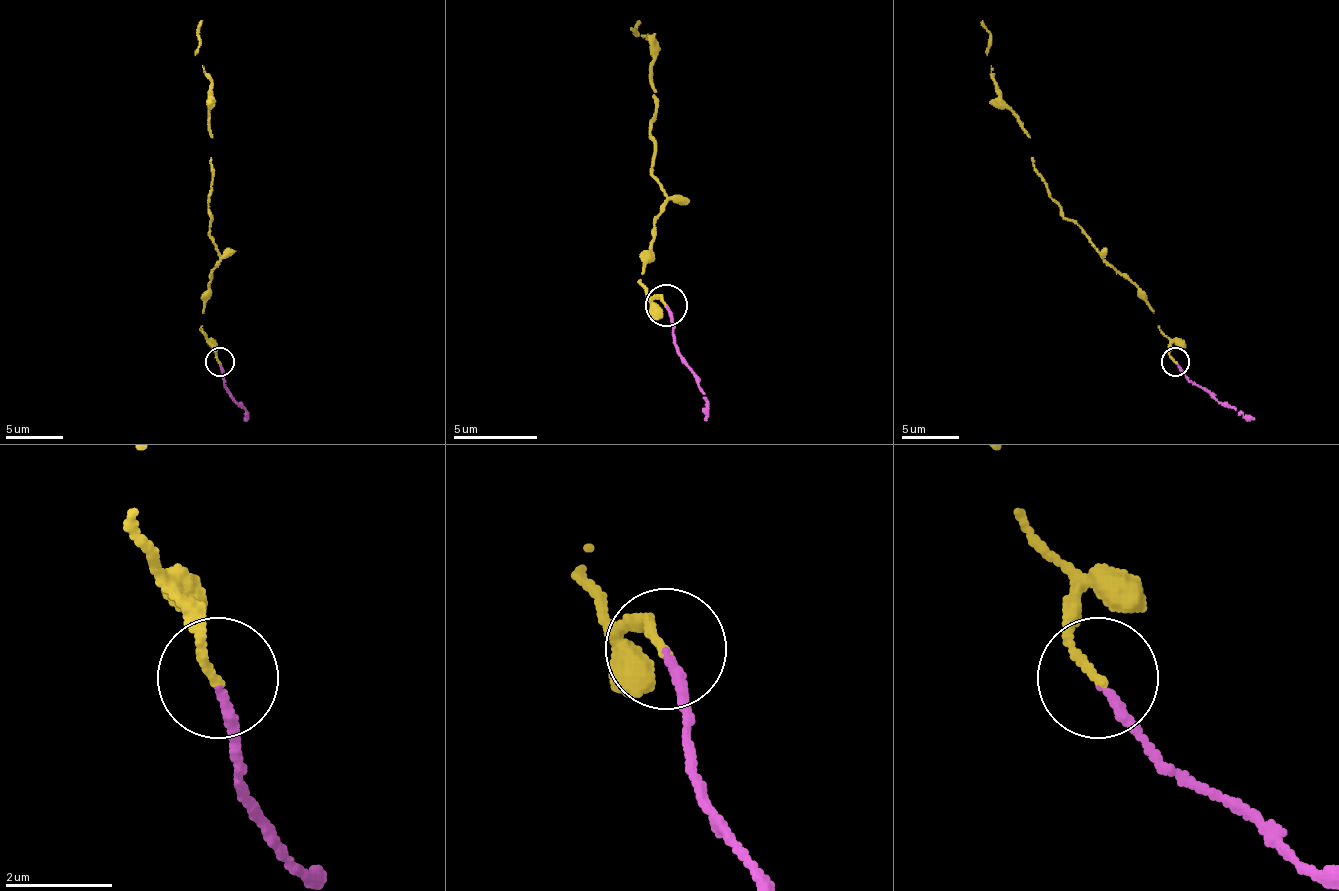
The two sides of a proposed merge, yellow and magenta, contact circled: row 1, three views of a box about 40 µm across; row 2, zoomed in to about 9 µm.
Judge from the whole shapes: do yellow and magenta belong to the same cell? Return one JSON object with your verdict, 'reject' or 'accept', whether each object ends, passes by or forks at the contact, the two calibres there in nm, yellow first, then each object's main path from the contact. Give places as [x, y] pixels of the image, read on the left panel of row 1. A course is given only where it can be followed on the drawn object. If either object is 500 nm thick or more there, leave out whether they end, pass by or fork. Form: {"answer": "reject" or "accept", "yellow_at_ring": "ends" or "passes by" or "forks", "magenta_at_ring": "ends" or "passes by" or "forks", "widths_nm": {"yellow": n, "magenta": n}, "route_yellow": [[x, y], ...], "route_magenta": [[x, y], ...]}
{"answer": "accept", "yellow_at_ring": "ends", "magenta_at_ring": "ends", "widths_nm": {"yellow": 170, "magenta": 170}, "route_yellow": [[219, 361], [216, 346], [201, 329], [201, 309], [219, 257], [210, 234], [210, 79], [196, 56], [201, 21]], "route_magenta": [[219, 364], [227, 392], [245, 410], [247, 418]]}

